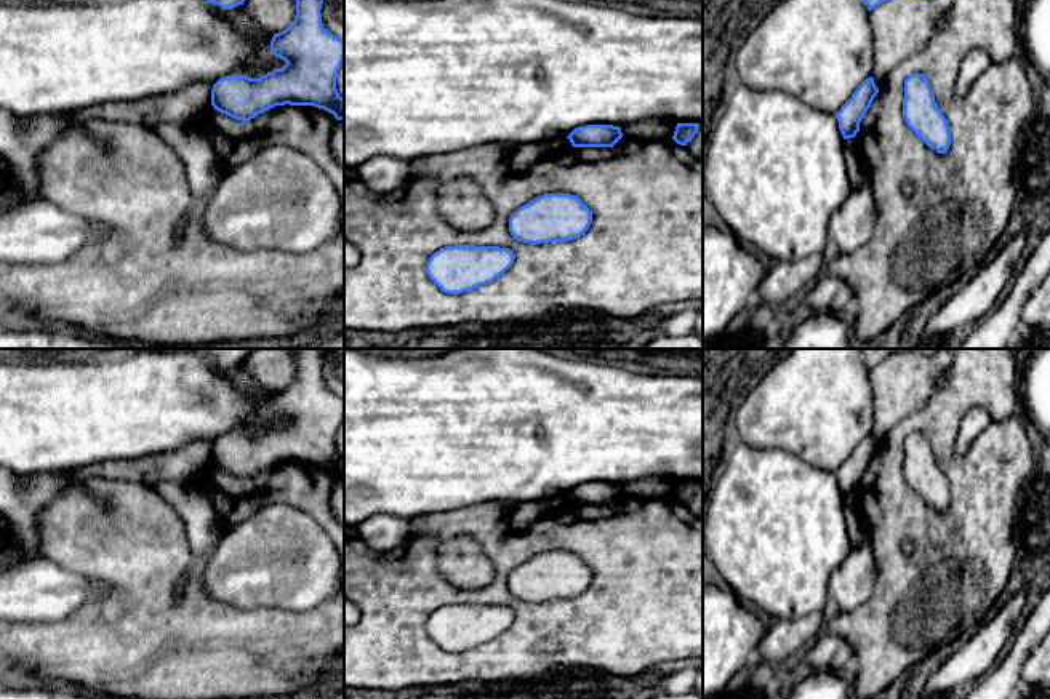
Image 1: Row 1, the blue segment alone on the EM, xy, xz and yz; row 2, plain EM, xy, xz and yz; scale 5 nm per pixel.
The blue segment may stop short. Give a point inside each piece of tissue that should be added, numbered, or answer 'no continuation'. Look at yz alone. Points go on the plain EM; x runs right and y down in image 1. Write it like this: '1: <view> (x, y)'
no continuation

